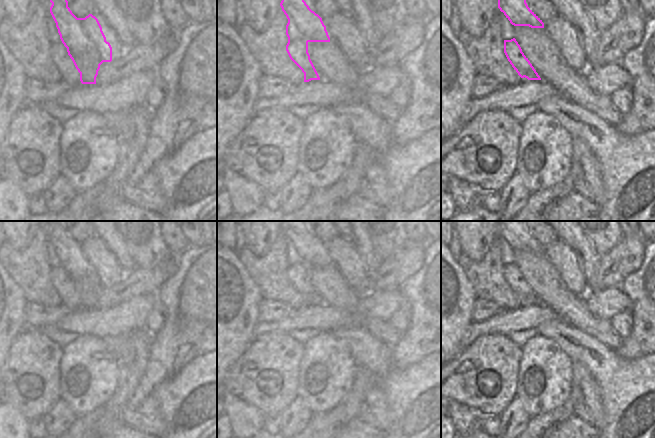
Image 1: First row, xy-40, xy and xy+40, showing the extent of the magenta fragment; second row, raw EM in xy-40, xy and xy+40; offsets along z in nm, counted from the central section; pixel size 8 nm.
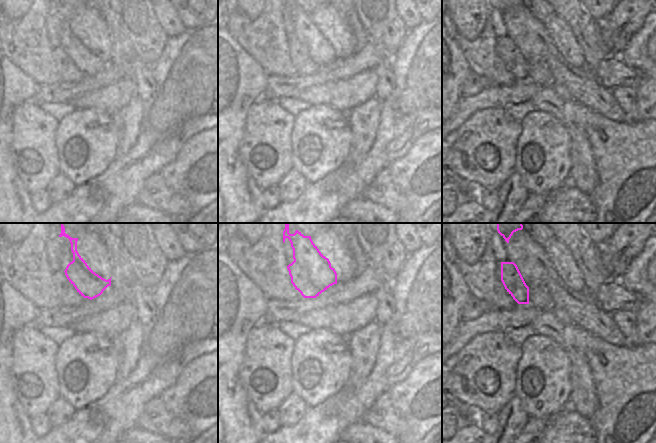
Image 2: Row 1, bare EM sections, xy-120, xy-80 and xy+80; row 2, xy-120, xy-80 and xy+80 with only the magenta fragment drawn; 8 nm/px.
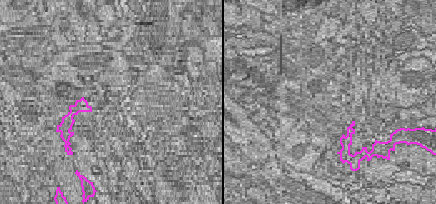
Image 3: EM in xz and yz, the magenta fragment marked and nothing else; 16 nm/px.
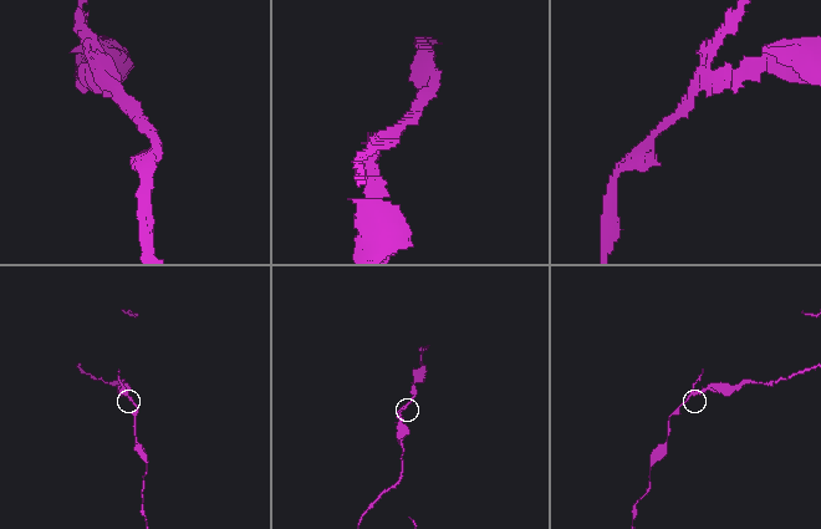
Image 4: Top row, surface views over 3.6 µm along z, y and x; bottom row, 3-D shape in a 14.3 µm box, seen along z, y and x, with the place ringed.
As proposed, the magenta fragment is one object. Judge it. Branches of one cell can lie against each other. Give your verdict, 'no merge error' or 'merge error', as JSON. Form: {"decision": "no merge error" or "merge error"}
{"decision": "merge error"}

